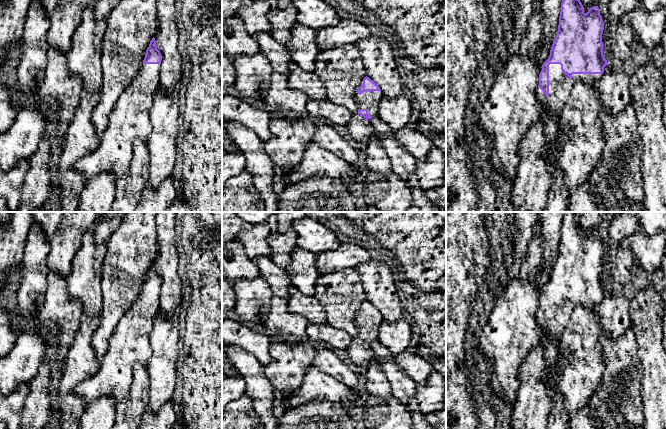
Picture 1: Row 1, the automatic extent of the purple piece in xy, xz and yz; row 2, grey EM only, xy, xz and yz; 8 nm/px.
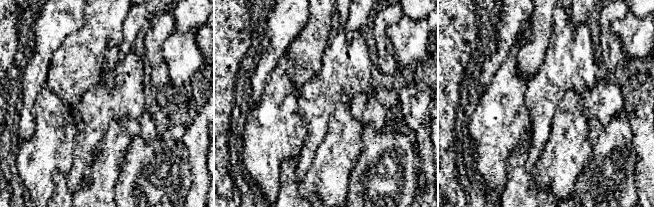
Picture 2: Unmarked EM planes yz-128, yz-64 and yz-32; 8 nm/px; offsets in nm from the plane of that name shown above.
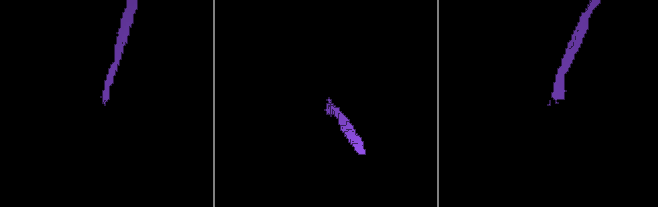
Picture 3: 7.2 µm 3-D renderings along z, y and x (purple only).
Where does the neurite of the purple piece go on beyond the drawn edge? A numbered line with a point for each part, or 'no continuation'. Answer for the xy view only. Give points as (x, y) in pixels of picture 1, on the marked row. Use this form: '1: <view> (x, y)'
1: xy (129, 120)

